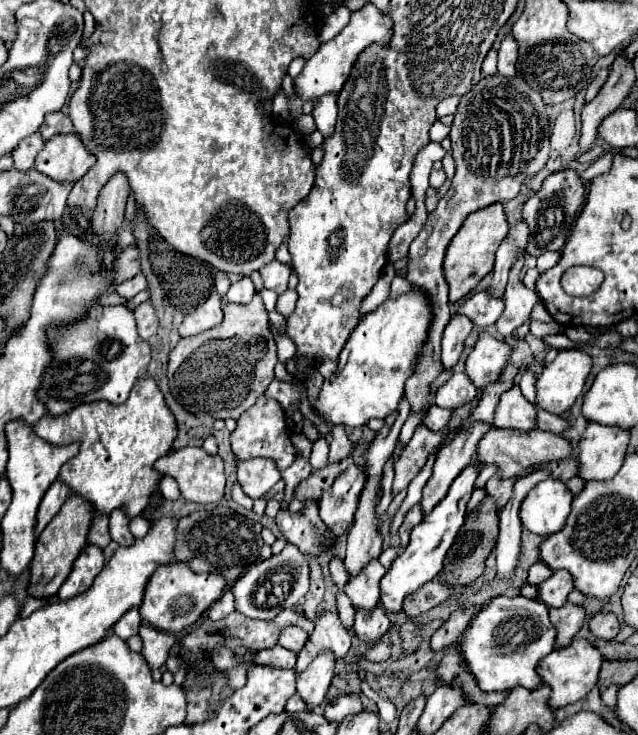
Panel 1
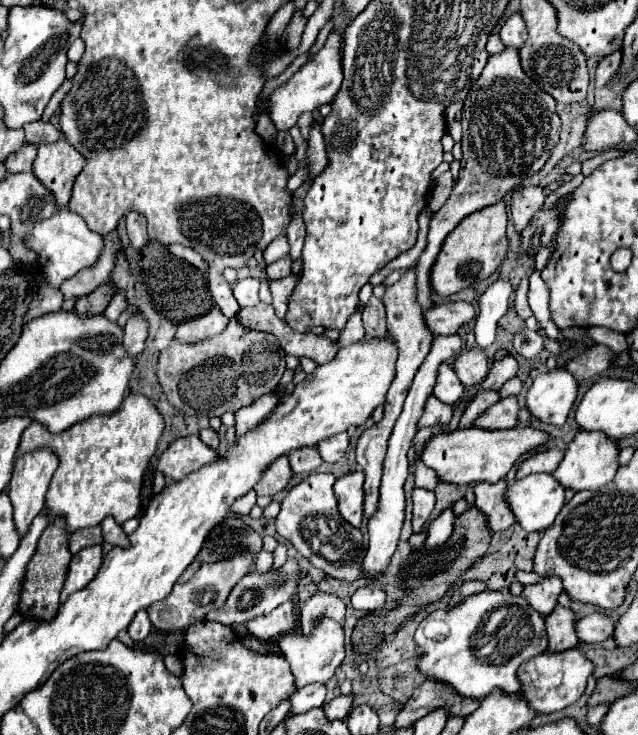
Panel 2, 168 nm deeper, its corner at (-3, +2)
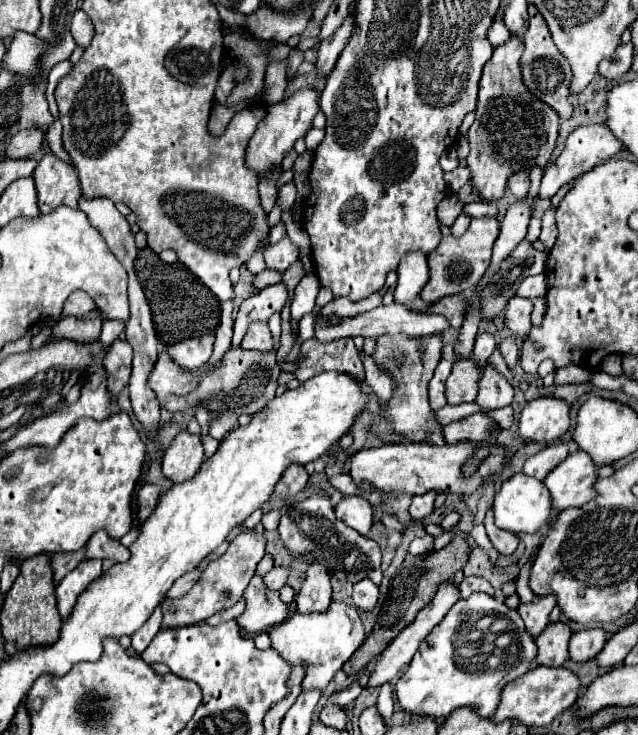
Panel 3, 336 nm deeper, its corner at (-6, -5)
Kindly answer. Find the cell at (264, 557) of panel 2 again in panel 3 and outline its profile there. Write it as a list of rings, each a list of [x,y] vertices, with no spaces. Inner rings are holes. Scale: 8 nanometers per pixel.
[[[255,575],[249,581],[245,589],[245,599],[247,599],[247,609],[241,615],[241,619],[237,619],[237,623],[247,633],[267,631],[269,627],[275,627],[287,619],[289,609],[279,599],[279,591],[267,589],[261,575]]]

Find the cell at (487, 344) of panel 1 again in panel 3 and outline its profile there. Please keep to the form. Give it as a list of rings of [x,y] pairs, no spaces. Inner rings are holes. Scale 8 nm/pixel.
[[[459,359],[453,365],[453,371],[447,379],[447,401],[453,403],[471,403],[477,397],[477,385],[481,379],[479,367],[471,359]]]

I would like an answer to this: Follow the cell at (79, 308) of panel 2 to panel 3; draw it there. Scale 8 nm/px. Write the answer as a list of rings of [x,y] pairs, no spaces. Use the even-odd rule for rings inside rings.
[[[97,309],[89,311],[83,317],[63,317],[55,329],[53,329],[53,339],[75,339],[75,341],[93,341],[101,333],[101,313]]]

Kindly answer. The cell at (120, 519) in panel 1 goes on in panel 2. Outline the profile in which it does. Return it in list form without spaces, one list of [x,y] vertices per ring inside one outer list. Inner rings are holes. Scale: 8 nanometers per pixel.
[[[104,518],[104,520],[100,522],[100,526],[102,526],[102,538],[104,538],[104,542],[114,544],[114,546],[118,546],[118,548],[128,548],[128,546],[130,546],[128,536],[126,536],[124,530],[114,522],[114,518]]]

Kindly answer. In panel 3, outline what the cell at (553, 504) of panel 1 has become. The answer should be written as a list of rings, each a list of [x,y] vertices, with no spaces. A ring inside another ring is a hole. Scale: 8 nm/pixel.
[[[517,473],[511,479],[507,479],[501,489],[495,495],[493,501],[495,511],[495,525],[513,533],[537,533],[541,527],[545,527],[551,519],[551,495],[549,489],[543,485],[543,481],[527,477],[525,473]]]

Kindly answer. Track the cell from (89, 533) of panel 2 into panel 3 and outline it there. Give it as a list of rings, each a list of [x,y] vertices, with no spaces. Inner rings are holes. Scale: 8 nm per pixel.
[[[85,547],[73,553],[57,553],[51,555],[51,565],[53,565],[53,573],[55,573],[55,583],[59,583],[69,571],[73,571],[81,561],[85,559]]]

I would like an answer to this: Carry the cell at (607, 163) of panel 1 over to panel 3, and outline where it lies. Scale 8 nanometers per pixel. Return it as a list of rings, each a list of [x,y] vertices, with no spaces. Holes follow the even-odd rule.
[[[521,171],[521,173],[515,173],[513,177],[509,177],[509,189],[519,201],[525,199],[525,195],[529,193],[529,173]]]

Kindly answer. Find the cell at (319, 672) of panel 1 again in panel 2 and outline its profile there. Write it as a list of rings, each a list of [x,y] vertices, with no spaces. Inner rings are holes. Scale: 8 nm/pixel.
[[[320,618],[310,630],[310,634],[304,634],[302,630],[294,630],[278,636],[276,644],[292,666],[294,684],[314,684],[314,682],[326,684],[334,676],[334,670],[344,660],[344,626],[336,620]]]

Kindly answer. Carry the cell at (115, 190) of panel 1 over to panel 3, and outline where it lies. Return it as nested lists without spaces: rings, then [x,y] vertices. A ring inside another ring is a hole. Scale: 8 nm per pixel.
[[[79,289],[69,295],[69,299],[65,301],[63,305],[63,315],[75,315],[75,317],[81,317],[85,313],[89,313],[91,309],[95,309],[95,303],[93,303],[93,297],[87,295],[87,293],[81,293]]]

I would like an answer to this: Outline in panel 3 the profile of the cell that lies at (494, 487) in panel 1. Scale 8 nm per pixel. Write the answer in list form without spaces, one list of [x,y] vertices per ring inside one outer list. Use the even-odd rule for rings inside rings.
[[[487,509],[487,515],[485,515],[485,521],[483,521],[485,529],[487,529],[487,535],[489,535],[489,541],[493,543],[493,547],[503,553],[503,555],[509,555],[517,549],[519,545],[519,537],[513,535],[511,531],[505,531],[505,529],[499,529],[495,527],[493,523],[493,509]]]

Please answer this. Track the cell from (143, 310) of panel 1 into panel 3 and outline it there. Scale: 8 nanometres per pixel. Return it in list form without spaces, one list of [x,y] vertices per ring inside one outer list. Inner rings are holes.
[[[117,339],[109,347],[109,353],[105,357],[105,369],[109,375],[107,385],[109,385],[113,399],[117,399],[121,389],[127,385],[129,375],[131,375],[131,363],[133,363],[133,349],[129,347],[127,341]]]

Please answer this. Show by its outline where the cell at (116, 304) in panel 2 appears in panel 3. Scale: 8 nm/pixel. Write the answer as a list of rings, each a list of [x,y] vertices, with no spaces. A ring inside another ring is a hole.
[[[105,319],[103,321],[103,331],[101,331],[101,337],[99,339],[105,345],[111,345],[119,337],[121,331],[123,331],[123,323],[119,319]]]

